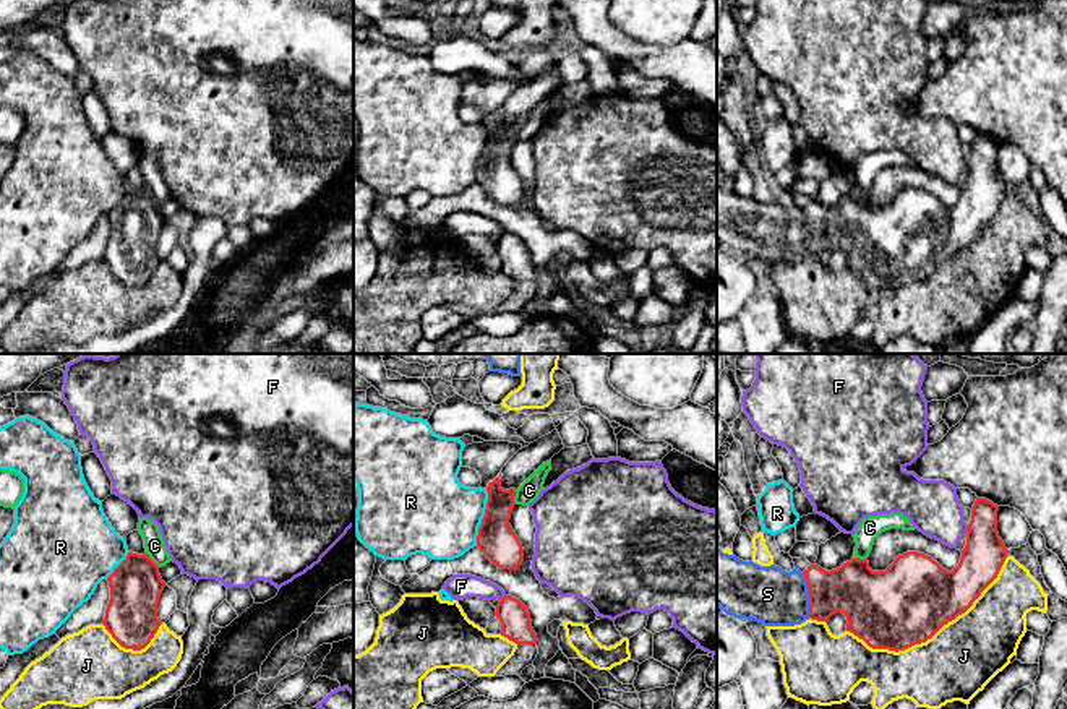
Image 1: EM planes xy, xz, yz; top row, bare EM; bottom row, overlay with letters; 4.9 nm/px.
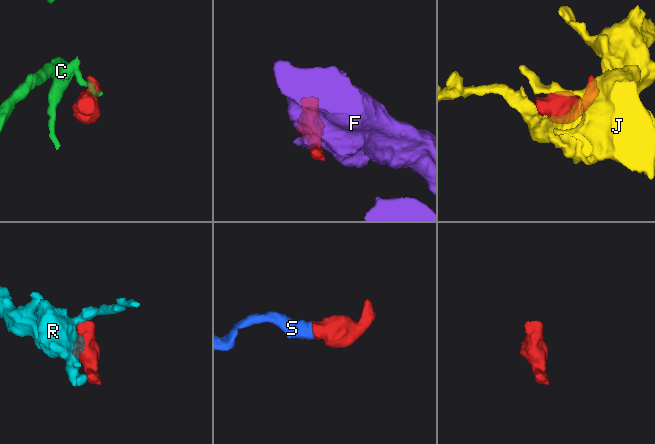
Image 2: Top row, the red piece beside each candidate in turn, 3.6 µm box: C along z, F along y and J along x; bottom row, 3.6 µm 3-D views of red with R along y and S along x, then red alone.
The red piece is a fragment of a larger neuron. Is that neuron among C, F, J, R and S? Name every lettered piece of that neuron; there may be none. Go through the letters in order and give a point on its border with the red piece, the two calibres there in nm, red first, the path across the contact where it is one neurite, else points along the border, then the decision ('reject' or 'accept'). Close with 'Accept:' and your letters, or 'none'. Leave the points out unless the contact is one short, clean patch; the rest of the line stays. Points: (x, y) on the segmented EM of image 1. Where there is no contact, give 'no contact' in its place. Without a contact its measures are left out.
C: meets red in xy at (151, 560); 260 nm thick on the red side, 100 nm on the other; border along xy (146, 552), (159, 567); reject
F: meets red in yz at (968, 529); 200 nm thick on the red side, 260 nm on the other; reject
J: meets red in yz at (933, 635); 400 nm thick on the red side, 360 nm on the other; reject
R: meets red in xz at (484, 518); 190 nm thick on the red side, 400 nm on the other; border along xz (487, 489), (487, 508), (475, 545); reject
S: meets red in yz at (809, 596); 260 nm thick on the red side, 280 nm on the other; runs through yz (857, 591), (829, 591), (809, 596), (767, 594); accept
Accept: S

